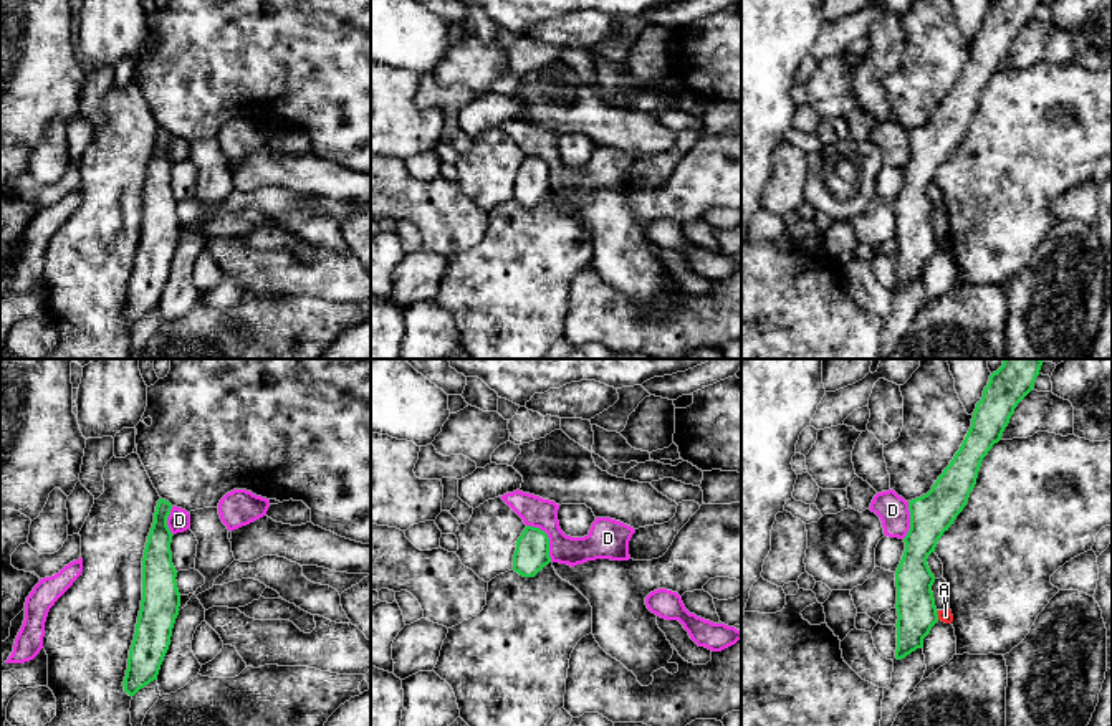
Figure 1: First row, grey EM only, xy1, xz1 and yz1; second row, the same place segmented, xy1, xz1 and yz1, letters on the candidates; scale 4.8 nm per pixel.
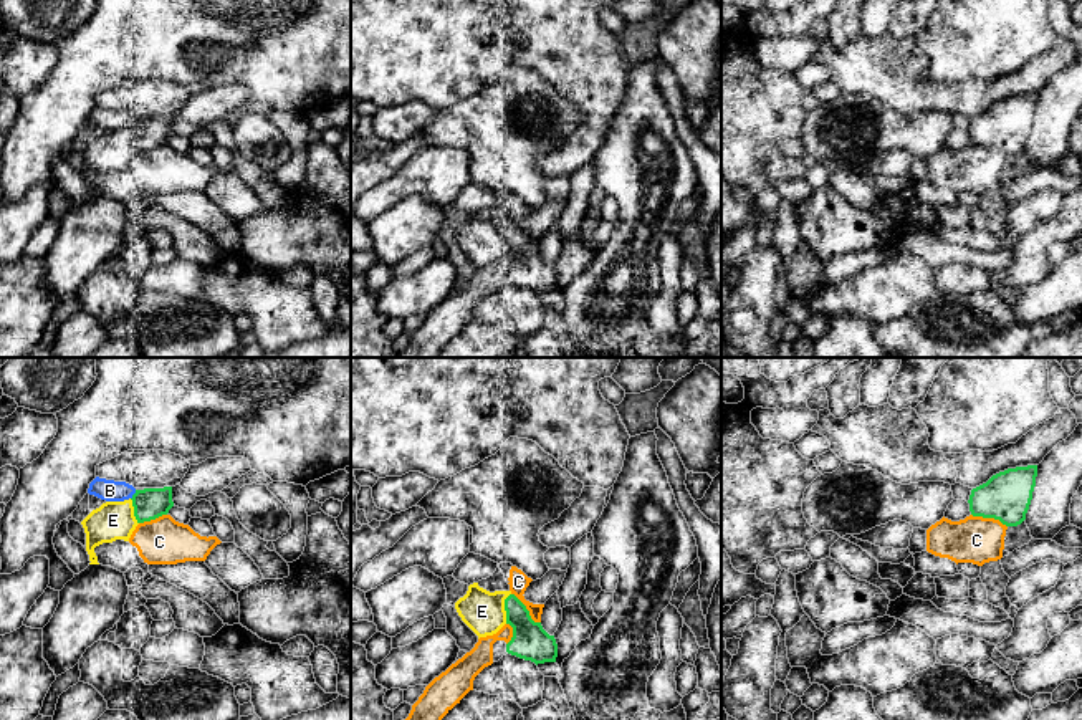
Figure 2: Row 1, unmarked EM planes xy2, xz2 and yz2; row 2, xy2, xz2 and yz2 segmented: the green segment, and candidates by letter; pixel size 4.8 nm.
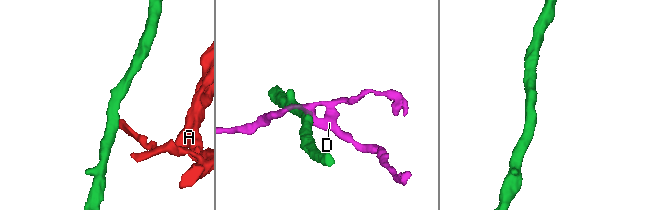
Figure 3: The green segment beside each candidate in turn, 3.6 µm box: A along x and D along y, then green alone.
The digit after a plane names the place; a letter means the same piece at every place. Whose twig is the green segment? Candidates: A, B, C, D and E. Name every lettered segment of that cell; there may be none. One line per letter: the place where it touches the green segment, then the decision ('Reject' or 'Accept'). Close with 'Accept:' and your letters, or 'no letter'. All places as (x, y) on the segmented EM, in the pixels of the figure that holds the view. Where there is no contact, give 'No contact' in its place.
A: Touches green at yz1 (937, 616). Reject
B: Touches green at xy2 (133, 495). Reject
C: Touches green at xz2 (526, 609). Reject
D: Touches green at xz1 (548, 538). Reject
E: Touches green at xz2 (505, 608). Accept
Accept: E

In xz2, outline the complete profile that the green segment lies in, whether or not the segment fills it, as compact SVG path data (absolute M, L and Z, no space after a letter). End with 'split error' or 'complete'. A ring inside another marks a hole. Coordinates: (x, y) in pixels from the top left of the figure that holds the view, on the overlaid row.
M473 583L455 602L462 621L480 637L496 634L505 624L513 627L506 652L536 665L556 662L558 644L541 622L534 622L526 606L511 591L490 593Z; split error

